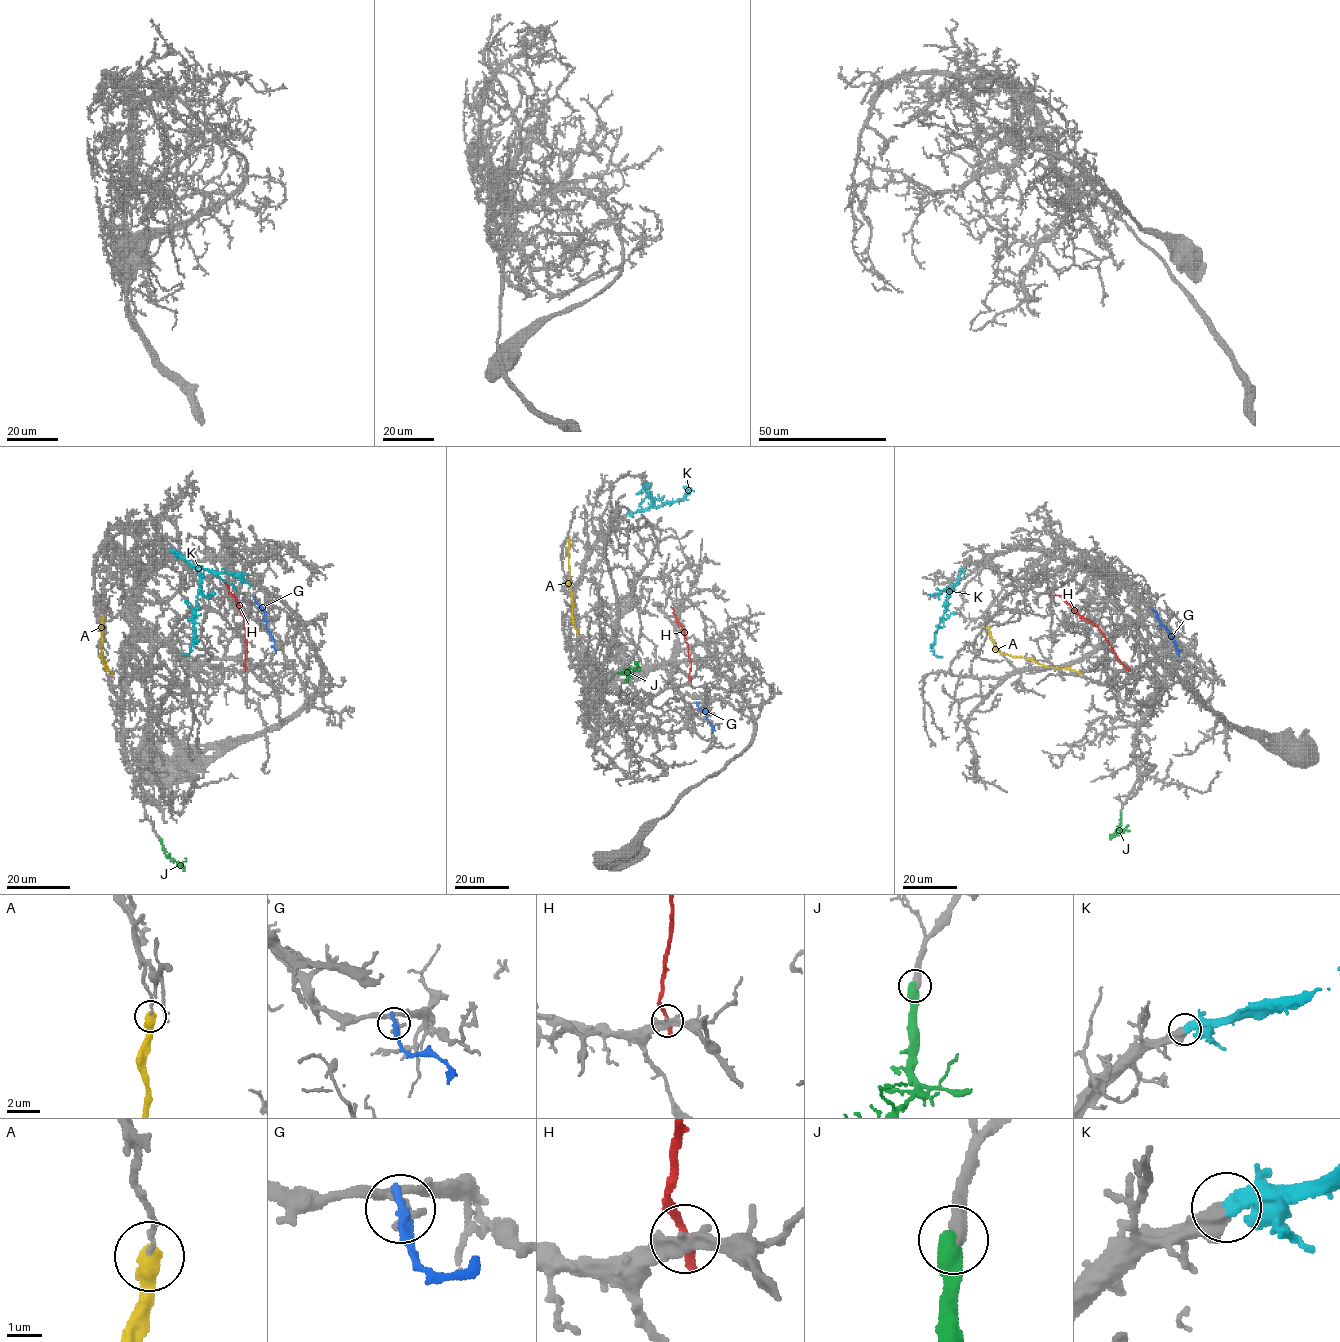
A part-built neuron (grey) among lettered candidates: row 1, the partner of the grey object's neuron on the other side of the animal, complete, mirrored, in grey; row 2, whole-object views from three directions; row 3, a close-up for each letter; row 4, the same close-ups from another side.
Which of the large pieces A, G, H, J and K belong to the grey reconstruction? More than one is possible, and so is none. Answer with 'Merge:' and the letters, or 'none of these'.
Merge: J, K

